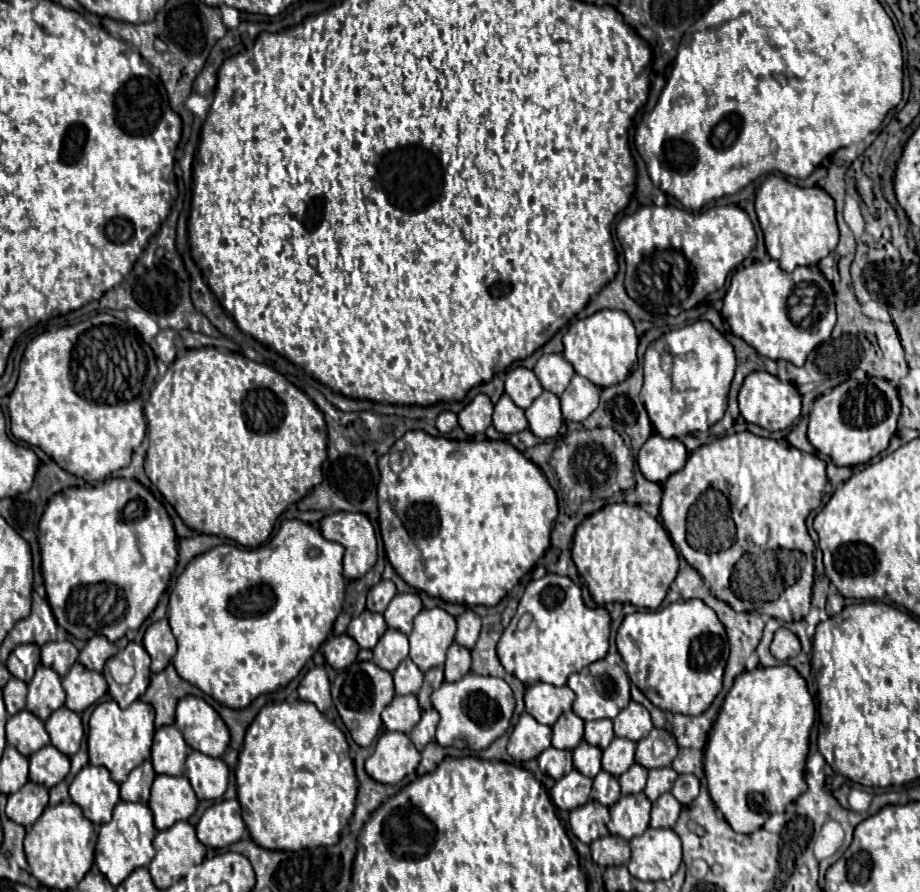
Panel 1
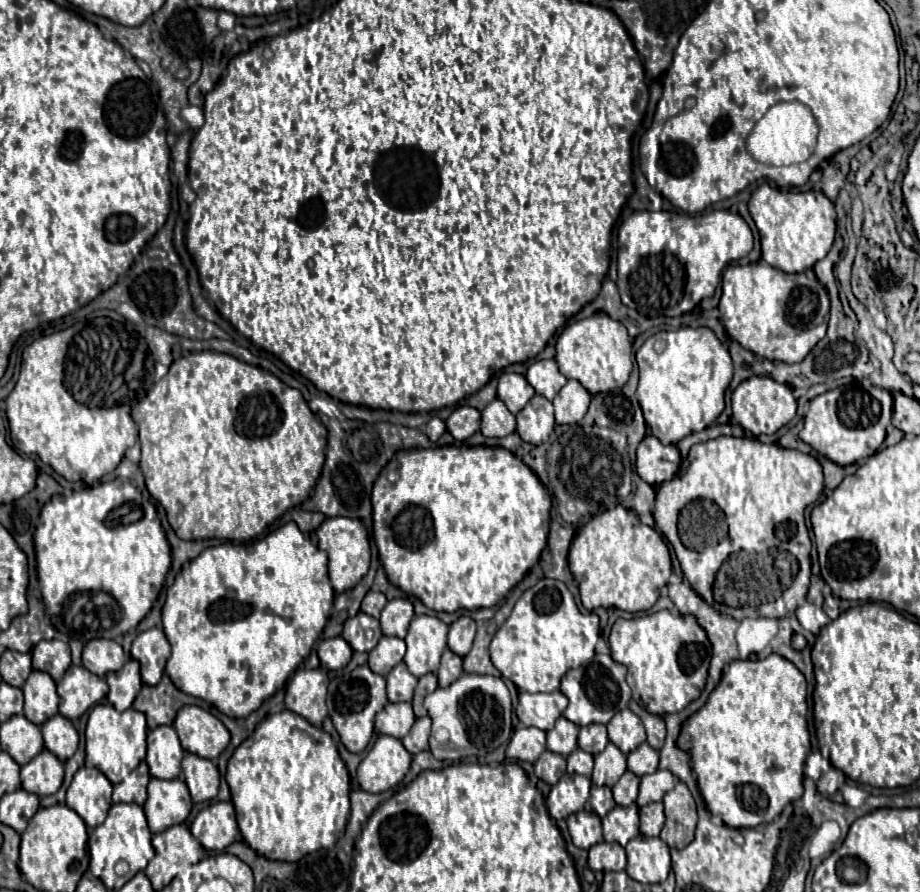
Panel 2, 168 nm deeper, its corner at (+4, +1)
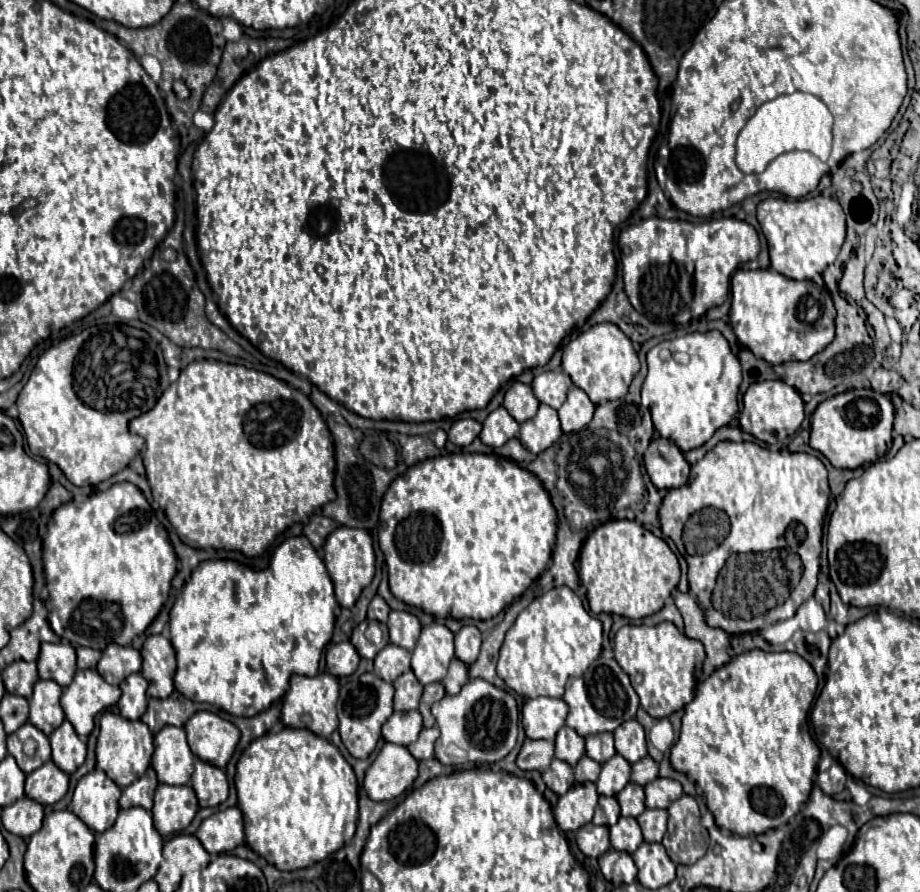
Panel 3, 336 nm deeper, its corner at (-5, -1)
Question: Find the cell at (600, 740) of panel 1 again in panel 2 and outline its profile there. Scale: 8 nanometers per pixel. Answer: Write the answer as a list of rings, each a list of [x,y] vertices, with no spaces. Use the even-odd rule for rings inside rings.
[[[588,724],[580,728],[578,734],[578,746],[582,750],[588,750],[590,754],[600,754],[608,744],[608,734],[606,734],[606,726],[604,724]]]

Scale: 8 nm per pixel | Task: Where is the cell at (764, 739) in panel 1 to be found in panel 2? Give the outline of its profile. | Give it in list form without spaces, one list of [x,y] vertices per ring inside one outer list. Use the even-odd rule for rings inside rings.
[[[770,654],[766,660],[734,660],[728,666],[728,672],[722,676],[720,684],[714,688],[714,692],[710,694],[706,706],[702,710],[698,710],[684,726],[680,738],[702,738],[702,742],[678,742],[678,744],[690,744],[690,754],[692,754],[692,768],[696,774],[697,785],[704,796],[706,806],[710,808],[710,812],[714,816],[720,816],[724,820],[726,826],[730,828],[756,828],[760,822],[772,822],[786,804],[798,800],[802,796],[802,778],[804,778],[804,760],[810,752],[810,732],[808,732],[808,722],[806,722],[806,714],[808,714],[808,704],[806,704],[806,680],[802,676],[802,672],[788,662],[786,658],[778,656],[778,654]]]

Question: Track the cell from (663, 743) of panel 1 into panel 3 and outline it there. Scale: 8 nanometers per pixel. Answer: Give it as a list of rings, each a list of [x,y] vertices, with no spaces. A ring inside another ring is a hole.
[[[645,756],[643,760],[639,760],[637,764],[631,766],[631,782],[633,784],[645,786],[645,784],[653,782],[657,776],[659,776],[659,768],[653,762],[653,758],[649,758],[649,756]]]

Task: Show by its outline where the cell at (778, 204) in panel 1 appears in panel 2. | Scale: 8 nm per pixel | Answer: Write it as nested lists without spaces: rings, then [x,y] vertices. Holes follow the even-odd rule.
[[[762,184],[748,202],[752,220],[760,232],[761,258],[784,272],[804,272],[822,260],[836,235],[836,210],[820,190],[788,192]]]

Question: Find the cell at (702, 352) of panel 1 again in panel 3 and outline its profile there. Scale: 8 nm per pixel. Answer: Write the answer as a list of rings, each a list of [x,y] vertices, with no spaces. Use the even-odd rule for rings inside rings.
[[[717,330],[693,332],[675,340],[665,340],[649,350],[647,364],[649,364],[649,372],[643,382],[641,396],[643,400],[645,398],[649,400],[649,410],[651,410],[655,430],[663,438],[677,444],[681,452],[689,452],[693,448],[703,446],[715,434],[715,430],[719,430],[721,426],[727,426],[735,418],[739,410],[737,394],[739,394],[739,384],[741,384],[741,364],[737,356],[731,352],[721,332]],[[677,354],[685,354],[687,362],[677,362]]]

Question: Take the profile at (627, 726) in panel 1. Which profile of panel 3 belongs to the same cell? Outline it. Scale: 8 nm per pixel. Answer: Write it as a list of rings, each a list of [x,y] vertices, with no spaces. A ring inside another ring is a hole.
[[[627,720],[613,734],[615,734],[615,750],[627,762],[635,764],[637,760],[647,756],[645,730],[643,730],[643,726],[637,720]]]

